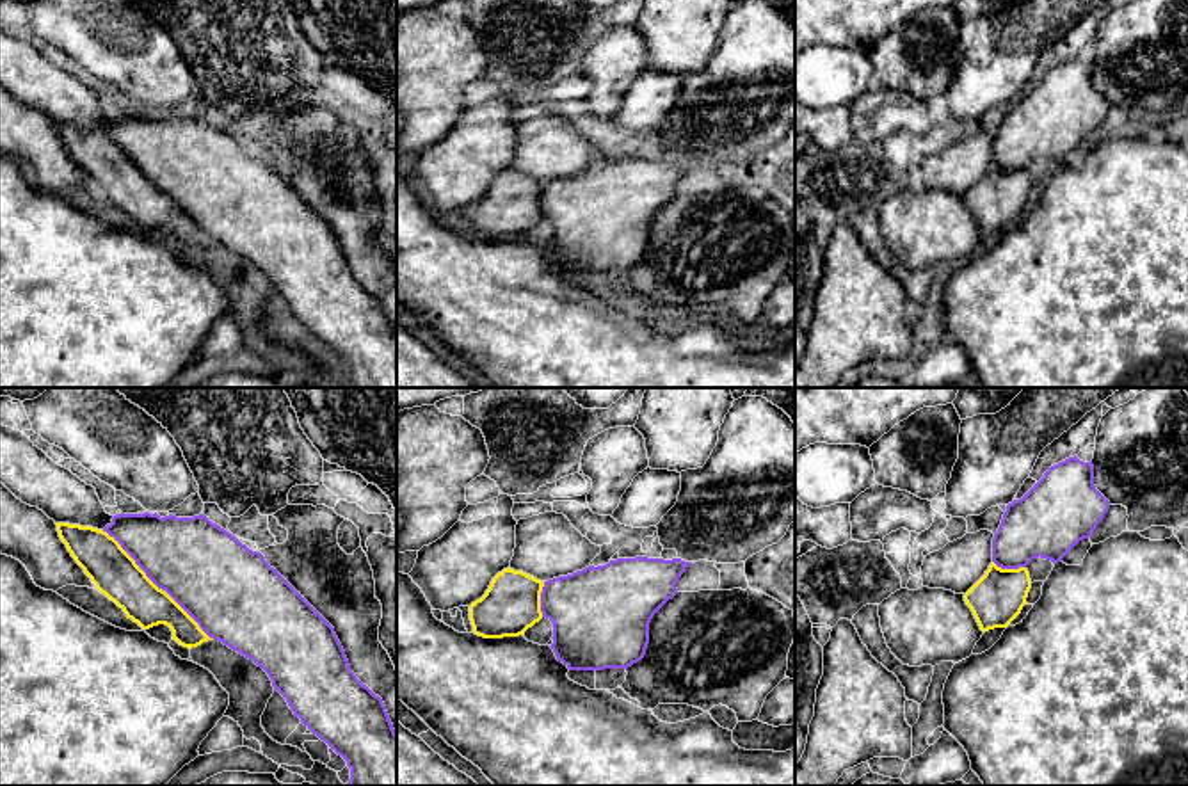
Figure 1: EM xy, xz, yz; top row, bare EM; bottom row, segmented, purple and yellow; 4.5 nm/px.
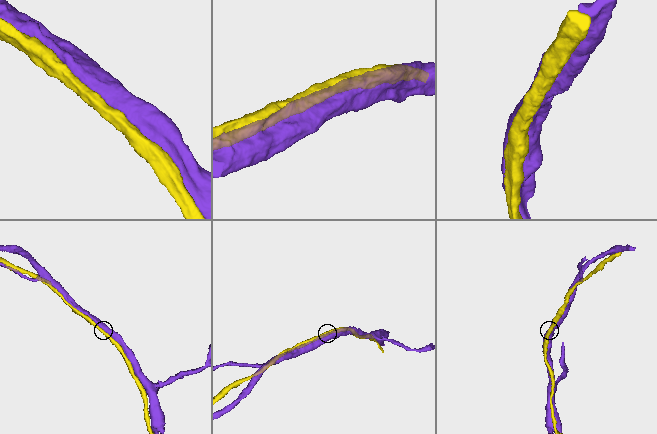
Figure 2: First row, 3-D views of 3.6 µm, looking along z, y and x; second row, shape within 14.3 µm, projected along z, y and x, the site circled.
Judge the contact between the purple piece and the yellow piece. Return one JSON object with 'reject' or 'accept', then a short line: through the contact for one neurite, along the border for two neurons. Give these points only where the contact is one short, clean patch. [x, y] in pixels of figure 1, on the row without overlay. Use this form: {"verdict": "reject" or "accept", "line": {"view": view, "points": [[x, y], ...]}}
{"verdict": "reject"}

